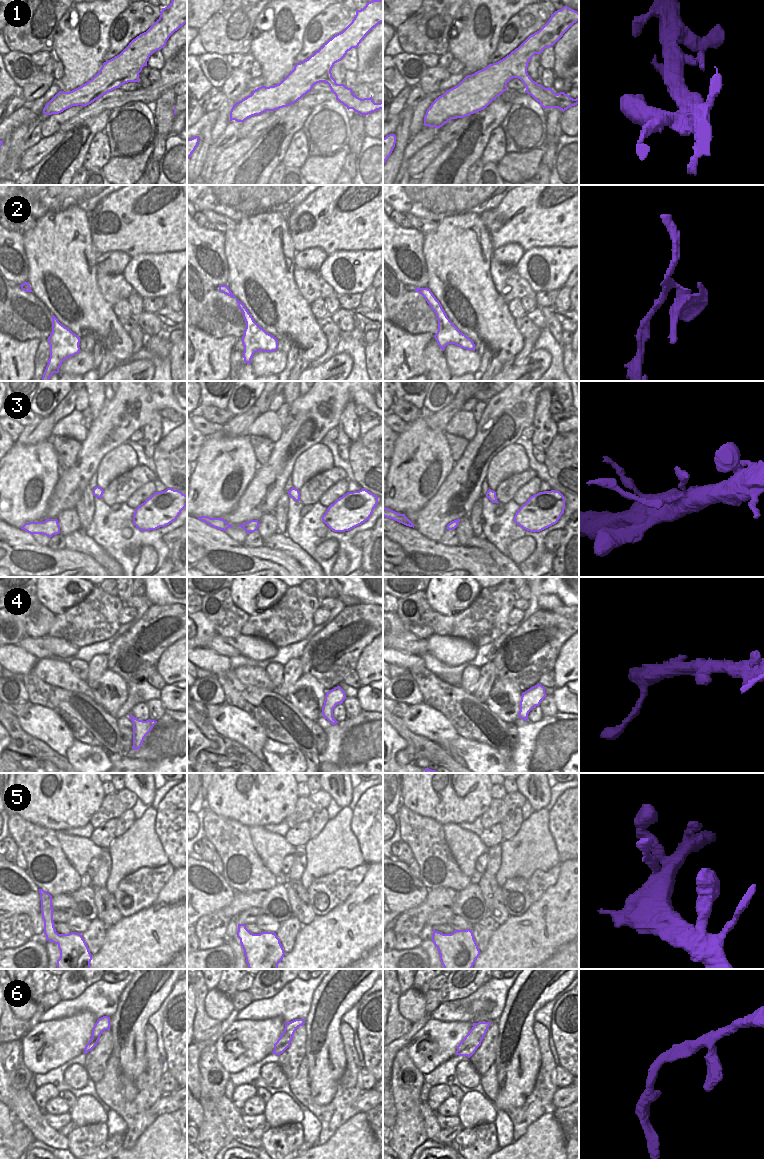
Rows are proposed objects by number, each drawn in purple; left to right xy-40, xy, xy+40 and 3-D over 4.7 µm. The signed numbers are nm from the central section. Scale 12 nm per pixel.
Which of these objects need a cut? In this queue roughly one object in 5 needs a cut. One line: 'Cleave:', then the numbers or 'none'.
Cleave: none

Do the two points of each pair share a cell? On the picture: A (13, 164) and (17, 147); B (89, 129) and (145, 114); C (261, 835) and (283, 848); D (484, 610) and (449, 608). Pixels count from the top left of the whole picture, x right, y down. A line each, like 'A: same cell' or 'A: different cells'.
A: different cells
B: different cells
C: same cell
D: different cells

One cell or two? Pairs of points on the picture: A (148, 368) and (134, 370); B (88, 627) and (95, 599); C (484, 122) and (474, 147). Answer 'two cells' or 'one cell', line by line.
A: one cell
B: one cell
C: one cell

